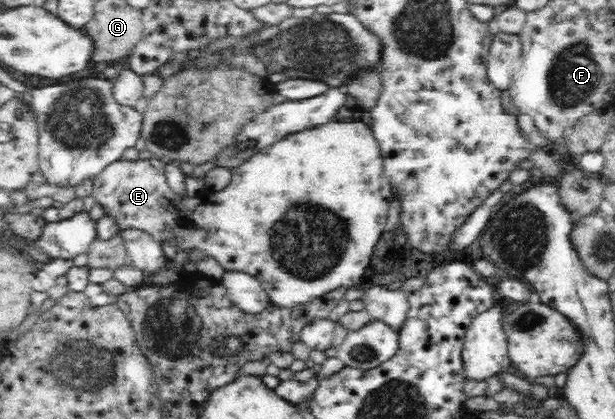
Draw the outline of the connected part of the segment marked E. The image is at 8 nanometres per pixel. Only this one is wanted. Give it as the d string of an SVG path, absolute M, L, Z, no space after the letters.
M359 120L336 121L312 128L310 131L302 131L291 134L281 141L267 146L262 153L256 153L254 157L250 157L246 163L242 163L239 167L231 169L232 181L226 189L219 191L201 190L196 197L182 197L178 193L174 193L168 186L165 177L165 161L159 159L139 159L137 161L114 161L101 171L94 179L92 179L92 195L96 203L100 203L108 216L114 218L114 222L118 224L119 231L125 229L137 229L148 233L156 241L160 243L174 242L177 251L185 251L188 254L188 267L194 268L194 265L204 259L204 257L212 257L216 259L226 272L242 272L253 276L264 288L270 303L281 308L292 308L301 304L315 300L317 297L328 293L329 291L340 287L352 288L364 281L366 267L370 263L374 245L378 243L382 231L386 228L386 219L389 206L394 197L393 191L389 185L388 179L383 174L383 158L379 149L379 144L373 137L371 126Z

